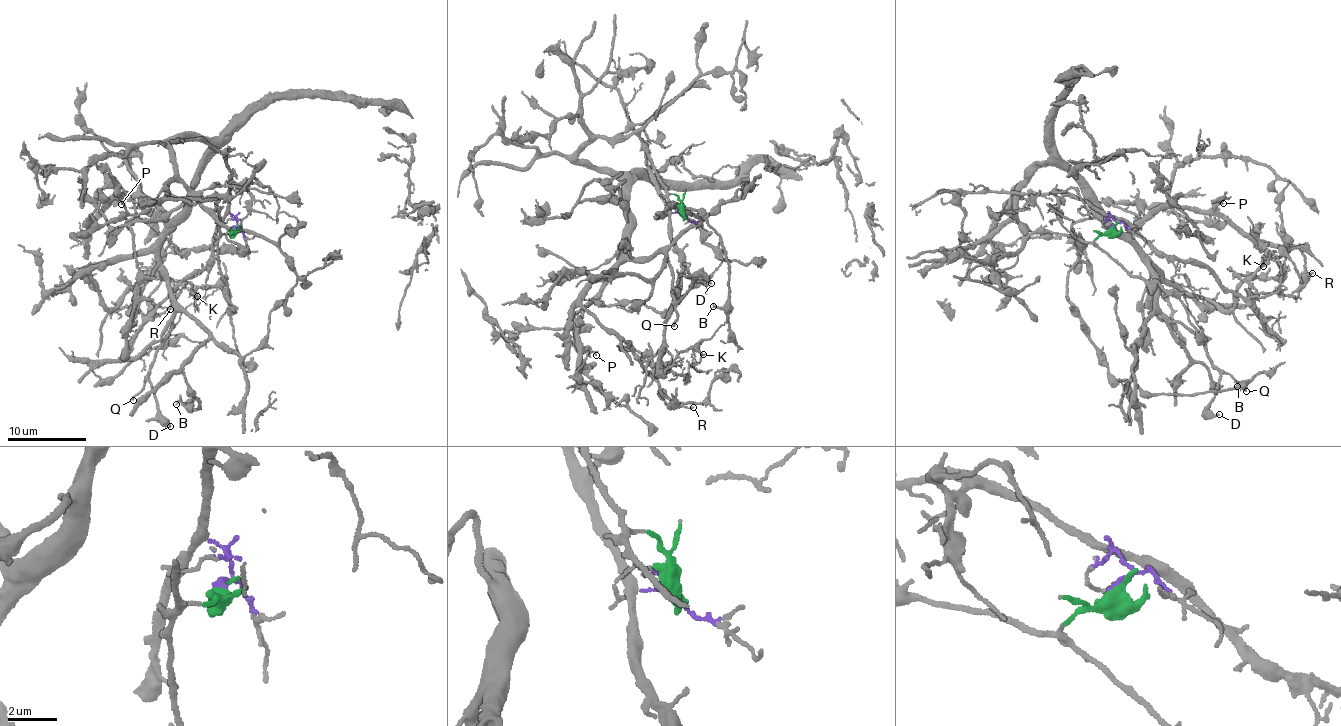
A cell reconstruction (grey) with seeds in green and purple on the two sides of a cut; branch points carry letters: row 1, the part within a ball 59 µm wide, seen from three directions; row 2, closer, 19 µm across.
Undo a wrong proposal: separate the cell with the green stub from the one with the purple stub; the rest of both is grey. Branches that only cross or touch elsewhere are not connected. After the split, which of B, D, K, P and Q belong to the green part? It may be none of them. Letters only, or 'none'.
B, D, P, Q

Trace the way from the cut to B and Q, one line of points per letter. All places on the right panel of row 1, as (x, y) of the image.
B: (1113, 227), (1090, 242), (1024, 237), (1020, 186), (1063, 165), (1145, 264), (1156, 307), (1140, 391), (1238, 386)
Q: (1113, 227), (1090, 242), (1024, 237), (1020, 186), (1063, 165), (1131, 241), (1156, 307), (1246, 391)

